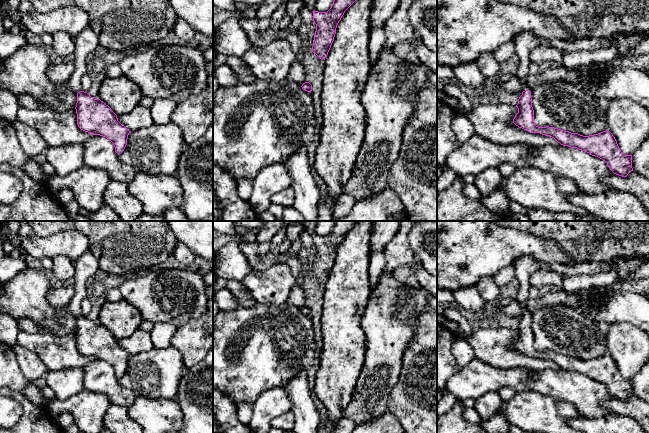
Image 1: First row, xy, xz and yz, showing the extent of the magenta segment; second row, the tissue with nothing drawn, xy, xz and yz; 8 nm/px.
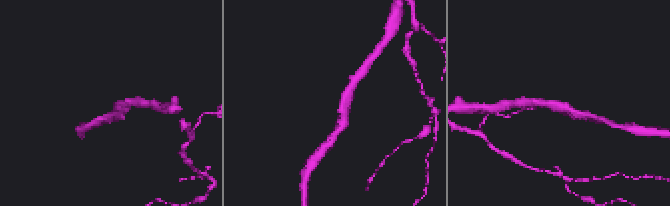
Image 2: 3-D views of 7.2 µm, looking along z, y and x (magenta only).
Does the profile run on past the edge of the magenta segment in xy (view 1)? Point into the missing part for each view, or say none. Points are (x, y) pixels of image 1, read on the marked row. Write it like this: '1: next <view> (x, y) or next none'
1: next xy (86, 42)

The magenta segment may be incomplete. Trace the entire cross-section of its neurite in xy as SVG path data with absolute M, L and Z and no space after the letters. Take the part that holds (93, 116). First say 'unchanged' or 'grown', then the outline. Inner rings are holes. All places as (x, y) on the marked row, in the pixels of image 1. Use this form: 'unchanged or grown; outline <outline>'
grown; outline M88 26L75 37L73 60L75 70L66 82L68 88L77 93L76 114L78 127L93 135L109 139L115 152L120 155L126 145L130 133L117 118L117 115L100 99L94 99L81 87L81 78L87 73L87 56L99 46L96 33Z

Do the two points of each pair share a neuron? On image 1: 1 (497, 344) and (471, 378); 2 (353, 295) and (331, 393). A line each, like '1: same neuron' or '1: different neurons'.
1: different neurons
2: same neuron

